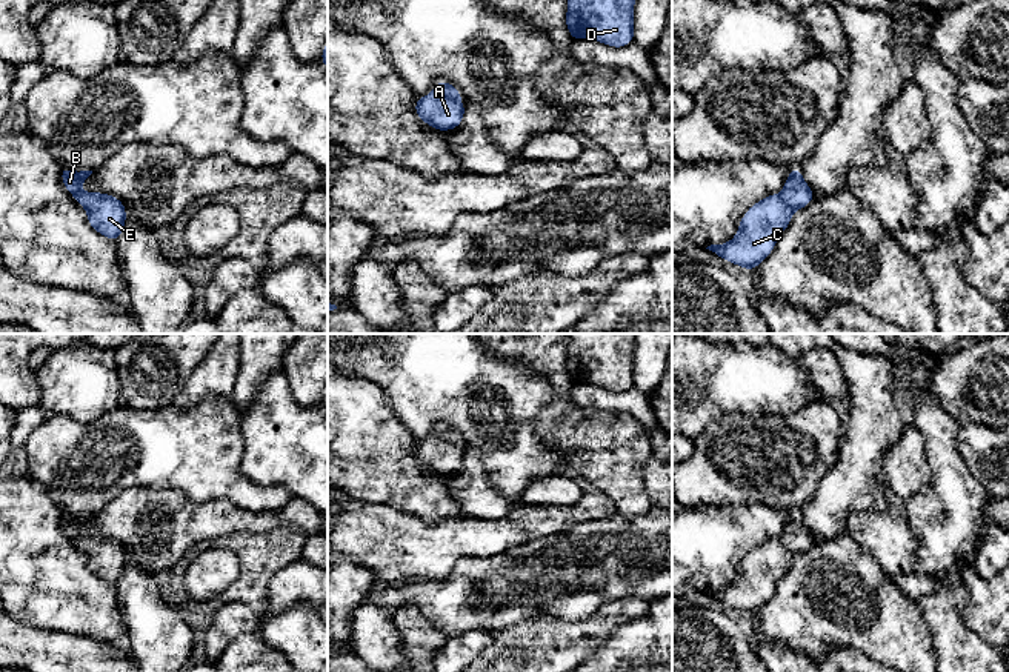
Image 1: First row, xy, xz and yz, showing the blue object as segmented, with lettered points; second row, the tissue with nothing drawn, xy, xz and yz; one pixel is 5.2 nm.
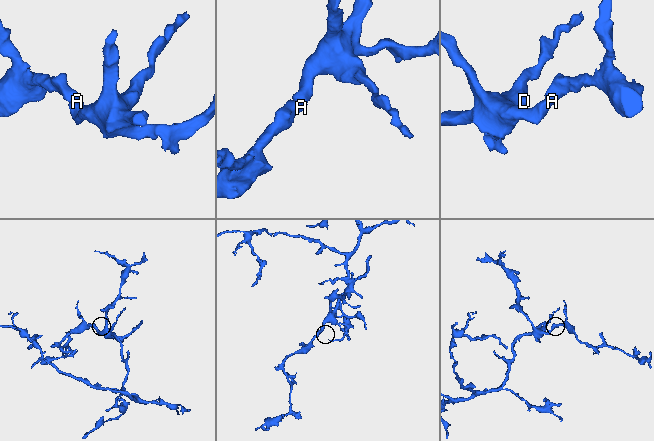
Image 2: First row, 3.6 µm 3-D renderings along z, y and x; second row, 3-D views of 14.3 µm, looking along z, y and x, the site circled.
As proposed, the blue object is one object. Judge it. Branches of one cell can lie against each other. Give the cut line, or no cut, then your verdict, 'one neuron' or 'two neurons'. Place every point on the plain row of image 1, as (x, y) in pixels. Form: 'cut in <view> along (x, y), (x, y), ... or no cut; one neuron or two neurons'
no cut; one neuron

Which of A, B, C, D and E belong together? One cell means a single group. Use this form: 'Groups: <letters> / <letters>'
Groups: A B C D E

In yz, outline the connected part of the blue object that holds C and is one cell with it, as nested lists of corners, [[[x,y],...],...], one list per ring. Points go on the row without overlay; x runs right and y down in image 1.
[[[798,511],[789,515],[783,535],[752,549],[740,564],[737,580],[706,594],[726,606],[754,615],[775,592],[777,583],[789,571],[794,555],[806,552],[815,541]]]

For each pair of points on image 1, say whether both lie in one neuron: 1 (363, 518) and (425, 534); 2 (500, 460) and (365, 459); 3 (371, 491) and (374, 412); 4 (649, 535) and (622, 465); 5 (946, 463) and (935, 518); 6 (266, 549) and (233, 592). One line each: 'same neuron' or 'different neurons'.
1: same neuron
2: different neurons
3: same neuron
4: different neurons
5: same neuron
6: same neuron

